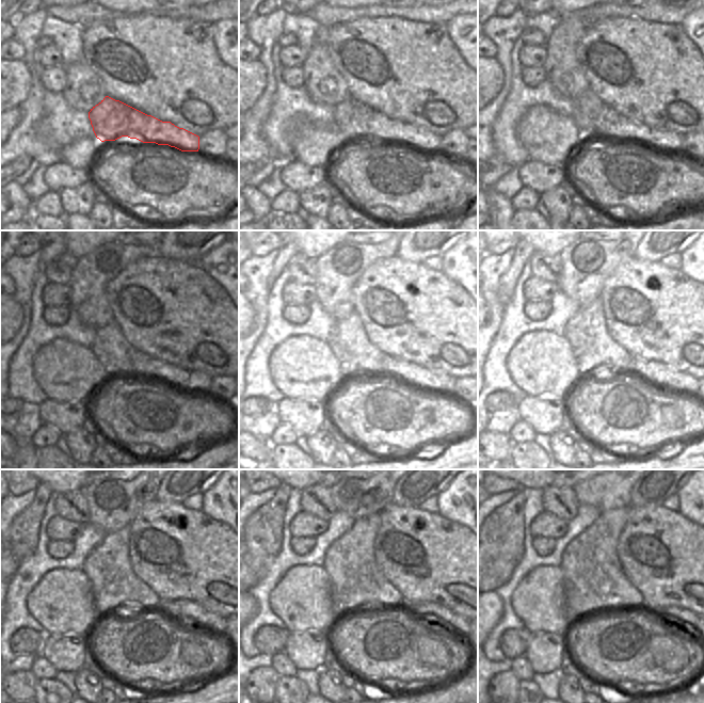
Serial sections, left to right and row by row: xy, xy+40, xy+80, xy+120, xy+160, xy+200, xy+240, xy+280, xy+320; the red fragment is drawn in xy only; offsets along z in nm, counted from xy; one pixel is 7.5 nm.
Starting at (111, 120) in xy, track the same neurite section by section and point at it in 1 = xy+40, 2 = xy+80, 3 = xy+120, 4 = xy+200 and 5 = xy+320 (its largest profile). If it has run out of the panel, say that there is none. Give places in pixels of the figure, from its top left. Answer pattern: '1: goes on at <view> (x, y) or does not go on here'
1: goes on at xy+40 (352, 118)
2: goes on at xy+80 (609, 124)
3: goes on at xy+120 (145, 365)
4: goes on at xy+200 (655, 372)
5: goes on at xy+320 (687, 618)

